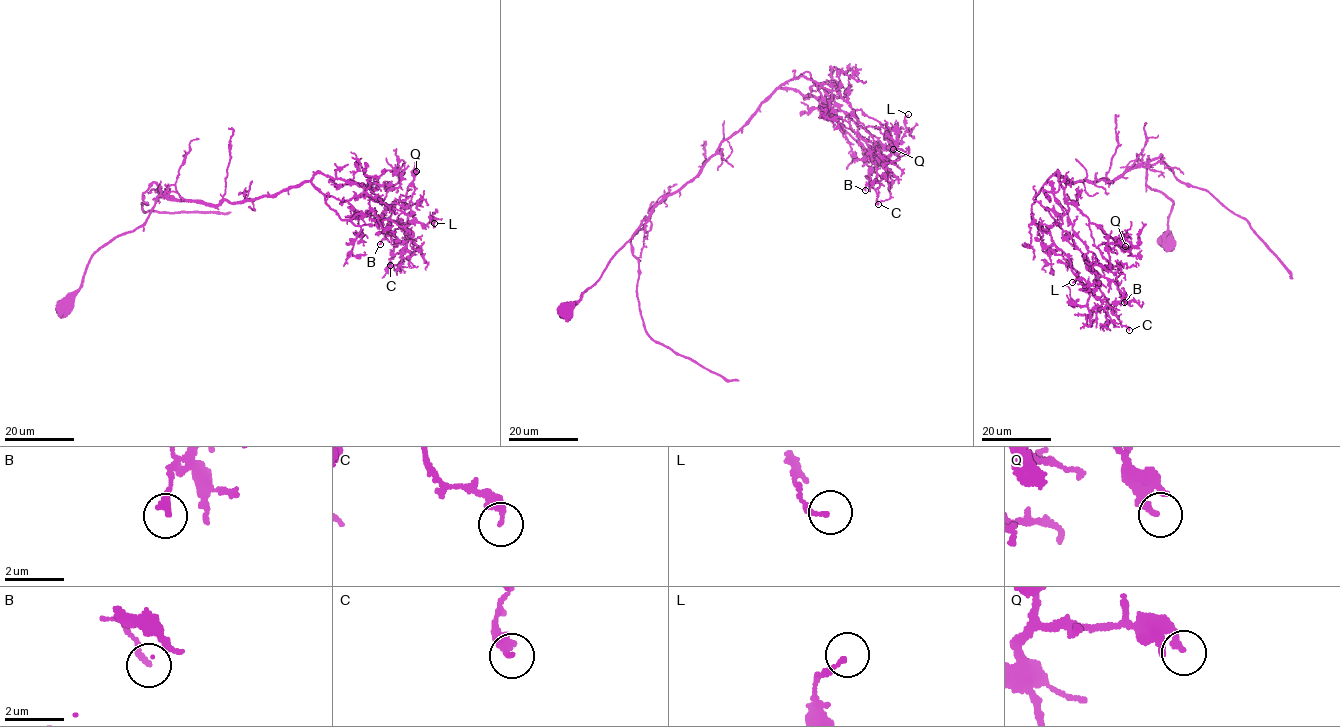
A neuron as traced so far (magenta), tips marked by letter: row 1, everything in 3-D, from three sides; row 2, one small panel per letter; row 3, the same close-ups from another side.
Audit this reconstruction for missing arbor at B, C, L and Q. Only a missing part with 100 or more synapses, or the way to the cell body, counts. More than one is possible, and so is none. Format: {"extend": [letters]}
{"extend": []}

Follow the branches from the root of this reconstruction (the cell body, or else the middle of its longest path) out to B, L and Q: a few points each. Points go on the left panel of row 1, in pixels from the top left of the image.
B: (63, 307), (92, 255), (143, 224), (160, 195), (235, 204), (323, 173), (363, 184), (394, 207), (380, 244)
L: (63, 307), (92, 255), (143, 224), (160, 195), (235, 204), (323, 173), (434, 223)
Q: (63, 307), (92, 255), (143, 224), (159, 195), (235, 204), (323, 173), (404, 206), (416, 171)

